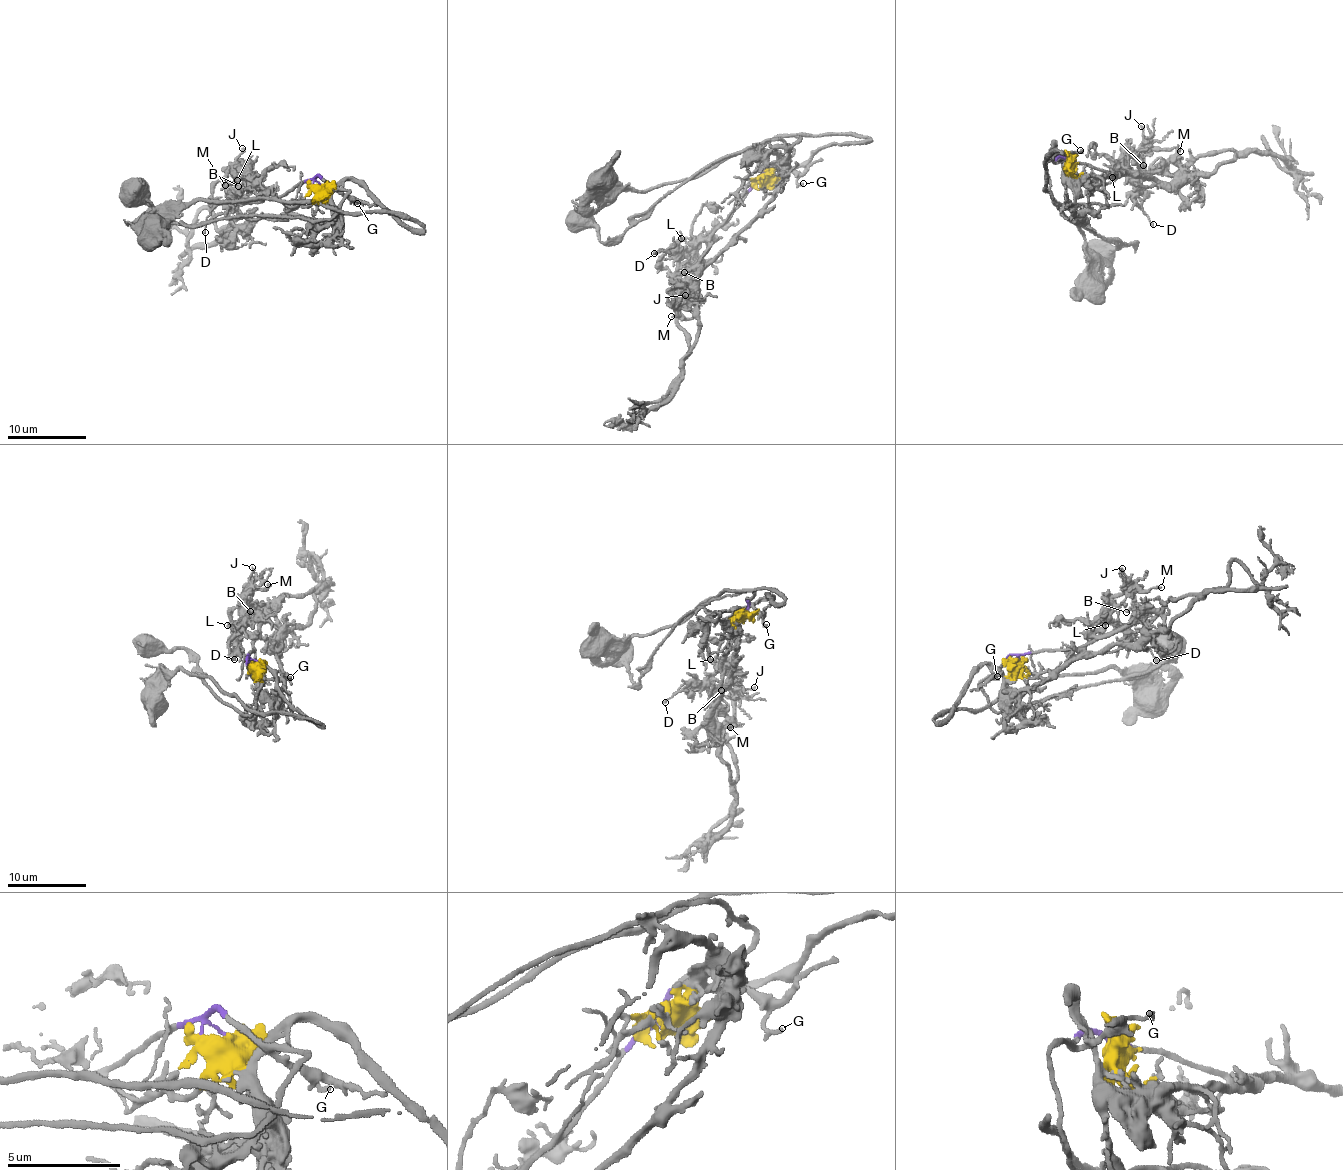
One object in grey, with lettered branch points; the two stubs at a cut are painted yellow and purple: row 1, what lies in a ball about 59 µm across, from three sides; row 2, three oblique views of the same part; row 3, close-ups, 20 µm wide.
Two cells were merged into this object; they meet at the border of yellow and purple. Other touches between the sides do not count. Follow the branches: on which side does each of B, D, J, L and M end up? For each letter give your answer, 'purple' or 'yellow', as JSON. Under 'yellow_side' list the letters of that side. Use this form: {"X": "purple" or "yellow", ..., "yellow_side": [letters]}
{"B": "purple", "D": "purple", "J": "purple", "L": "purple", "M": "purple", "yellow_side": []}

